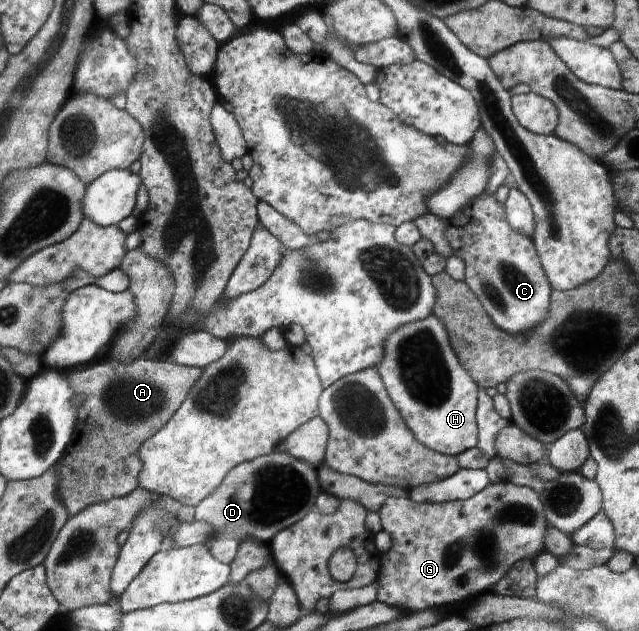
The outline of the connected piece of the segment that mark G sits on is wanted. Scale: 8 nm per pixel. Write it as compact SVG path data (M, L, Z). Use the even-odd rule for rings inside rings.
M509 481L490 482L479 493L473 495L466 500L453 500L450 502L421 502L413 495L407 498L388 497L387 501L379 508L378 511L382 530L387 532L392 539L390 550L383 554L382 564L379 571L379 589L377 592L377 600L386 604L399 606L404 611L421 612L427 608L435 609L443 608L446 605L452 605L459 602L471 602L484 593L490 593L496 583L524 557L533 558L534 555L543 550L544 547L544 529L546 528L546 517L544 516L543 502L539 499L538 493L527 486L520 486Z

